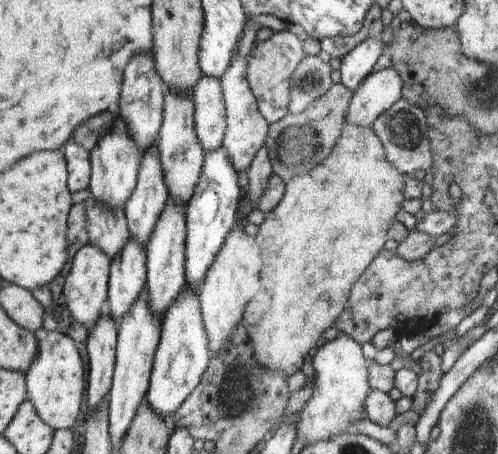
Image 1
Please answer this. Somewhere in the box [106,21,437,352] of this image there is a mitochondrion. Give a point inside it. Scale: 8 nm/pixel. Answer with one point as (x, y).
(299, 145)

